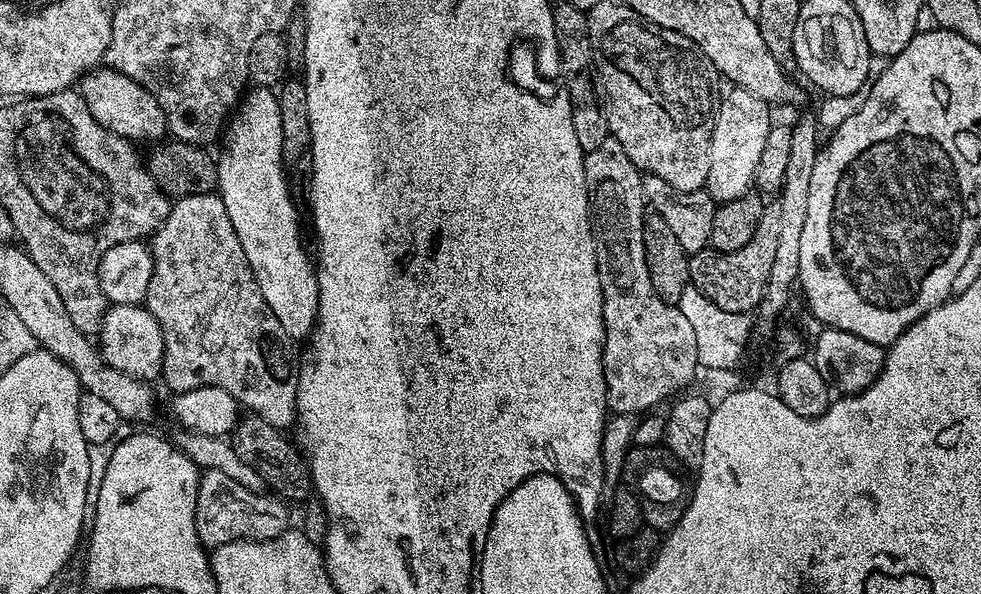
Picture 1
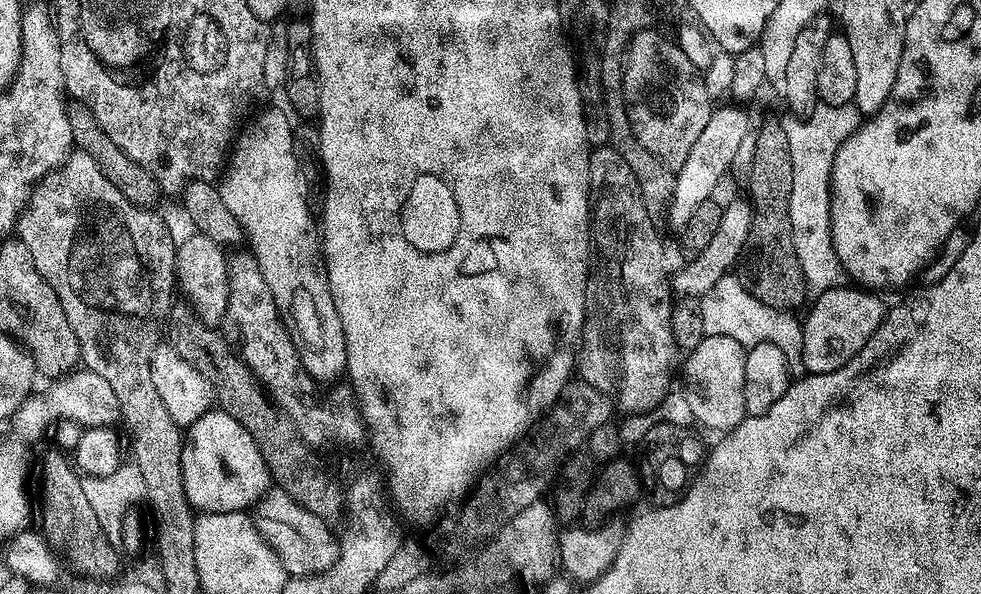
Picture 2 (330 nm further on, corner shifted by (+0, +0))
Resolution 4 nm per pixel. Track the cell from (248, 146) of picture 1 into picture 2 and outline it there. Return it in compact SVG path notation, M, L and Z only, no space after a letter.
M273 106L267 110L261 116L253 115L235 137L226 167L219 177L218 187L222 202L226 202L230 214L238 218L247 243L252 243L252 257L258 262L258 270L262 270L262 278L266 278L266 286L270 286L270 294L274 294L274 302L289 334L292 335L292 341L296 343L302 366L318 382L332 379L335 381L346 372L346 334L342 330L342 318L338 318L338 310L334 306L334 298L328 285L318 224L317 221L316 224L312 221L312 212L308 209L310 188L304 183L304 176L298 170L298 162L294 158L294 124L291 124L293 121L290 117Z

